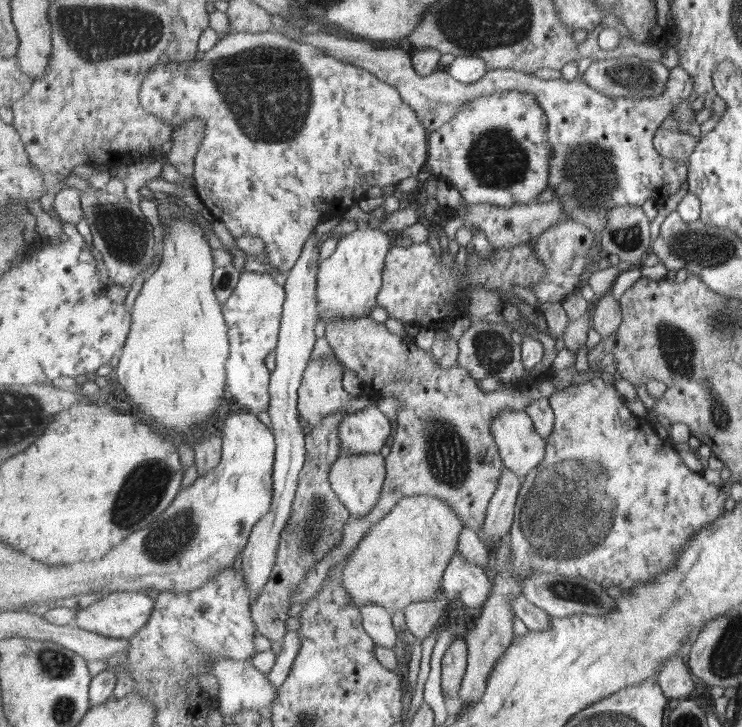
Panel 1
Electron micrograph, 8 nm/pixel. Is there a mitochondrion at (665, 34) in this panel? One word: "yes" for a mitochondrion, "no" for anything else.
no

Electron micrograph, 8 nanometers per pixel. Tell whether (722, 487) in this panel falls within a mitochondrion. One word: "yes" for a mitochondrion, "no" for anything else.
no

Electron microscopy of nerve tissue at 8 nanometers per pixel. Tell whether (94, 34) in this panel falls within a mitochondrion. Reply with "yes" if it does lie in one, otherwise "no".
yes

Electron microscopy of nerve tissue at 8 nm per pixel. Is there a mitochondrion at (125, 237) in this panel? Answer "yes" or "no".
yes

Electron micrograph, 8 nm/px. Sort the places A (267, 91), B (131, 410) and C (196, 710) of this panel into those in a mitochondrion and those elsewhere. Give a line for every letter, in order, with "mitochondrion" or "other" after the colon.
A: mitochondrion
B: other
C: other

